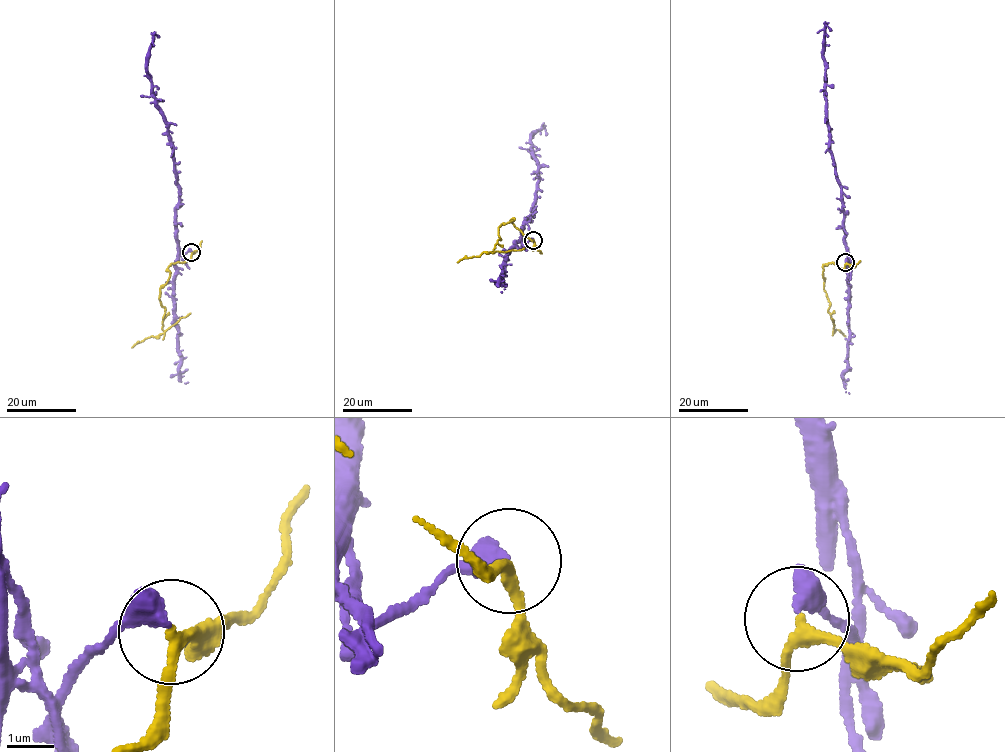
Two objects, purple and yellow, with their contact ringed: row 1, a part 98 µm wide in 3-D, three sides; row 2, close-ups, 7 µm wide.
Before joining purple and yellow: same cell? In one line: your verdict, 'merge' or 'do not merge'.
do not merge

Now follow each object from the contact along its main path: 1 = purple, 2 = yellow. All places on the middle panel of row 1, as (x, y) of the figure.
1: (534, 240), (523, 244), (520, 239), (535, 207), (540, 178), (531, 136), (542, 127), (547, 135)
2: (534, 240), (515, 227), (513, 218), (498, 228), (501, 239), (494, 252), (483, 252), (457, 262)

